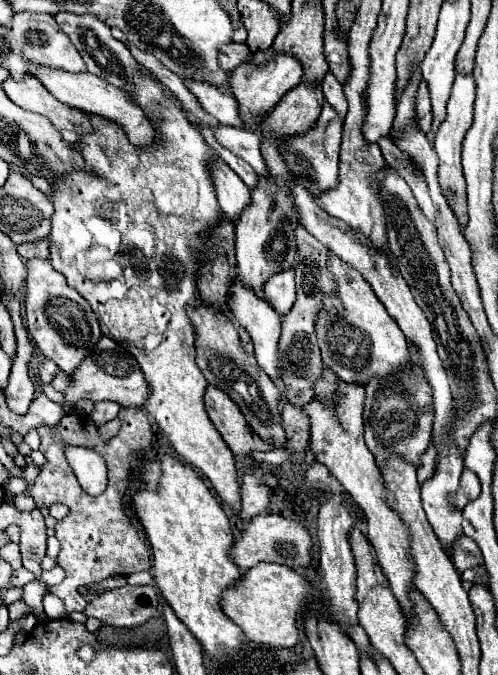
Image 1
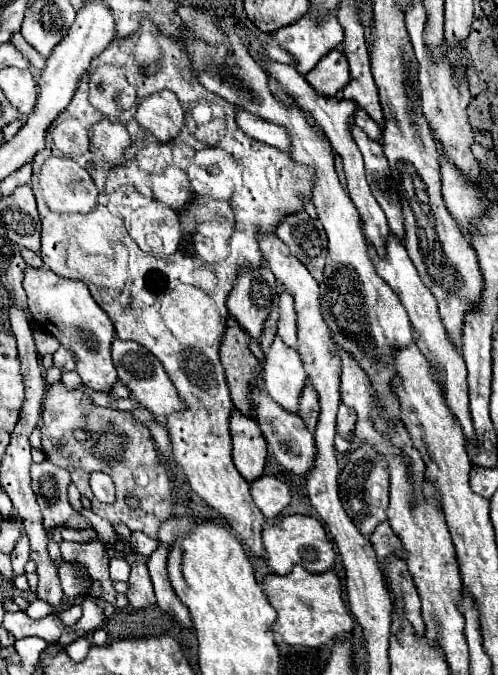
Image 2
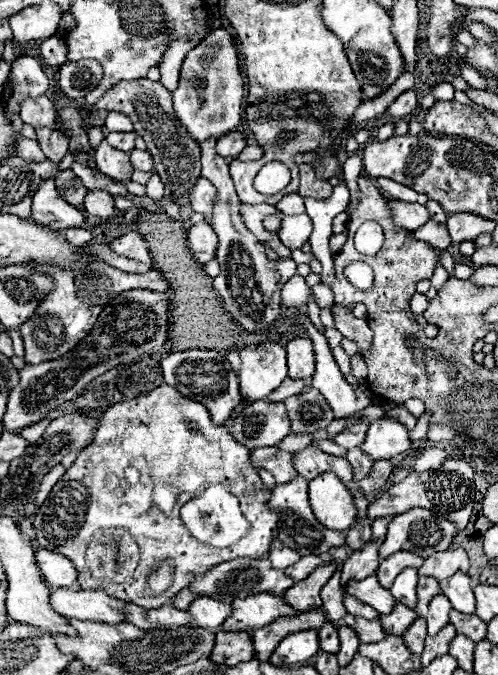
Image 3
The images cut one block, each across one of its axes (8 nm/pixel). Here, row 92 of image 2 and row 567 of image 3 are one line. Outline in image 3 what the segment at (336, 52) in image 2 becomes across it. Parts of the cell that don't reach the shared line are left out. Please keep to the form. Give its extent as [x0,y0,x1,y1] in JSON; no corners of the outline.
[284,562,336,612]

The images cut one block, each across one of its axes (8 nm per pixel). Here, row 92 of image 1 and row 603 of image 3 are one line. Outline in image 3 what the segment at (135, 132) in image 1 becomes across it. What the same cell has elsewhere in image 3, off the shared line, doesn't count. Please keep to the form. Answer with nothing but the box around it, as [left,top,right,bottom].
[50,588,126,624]

